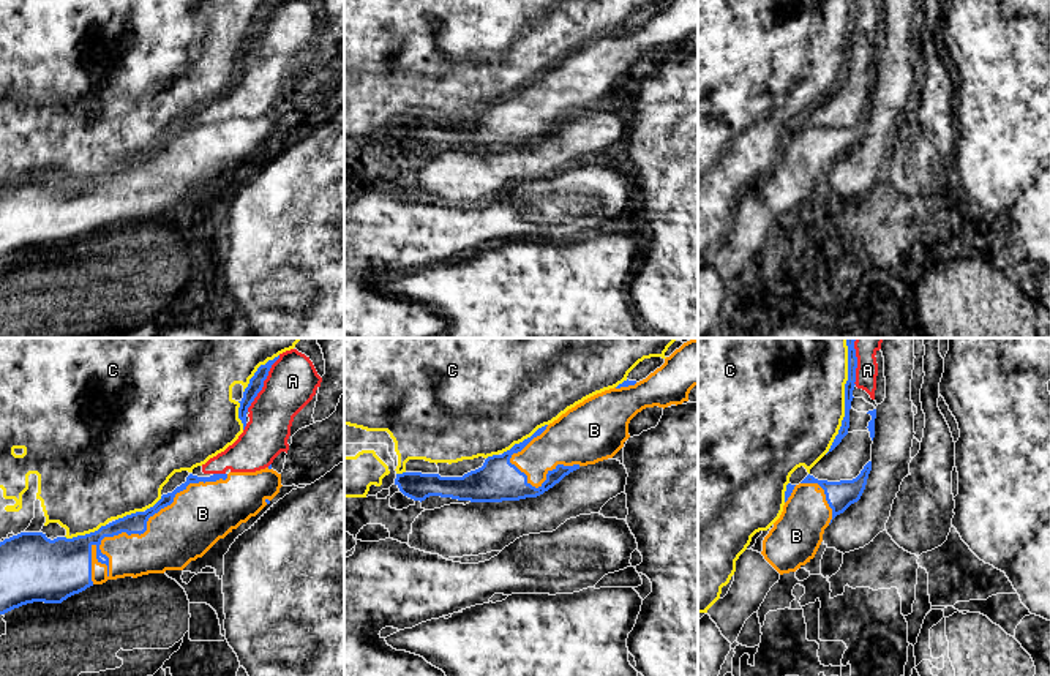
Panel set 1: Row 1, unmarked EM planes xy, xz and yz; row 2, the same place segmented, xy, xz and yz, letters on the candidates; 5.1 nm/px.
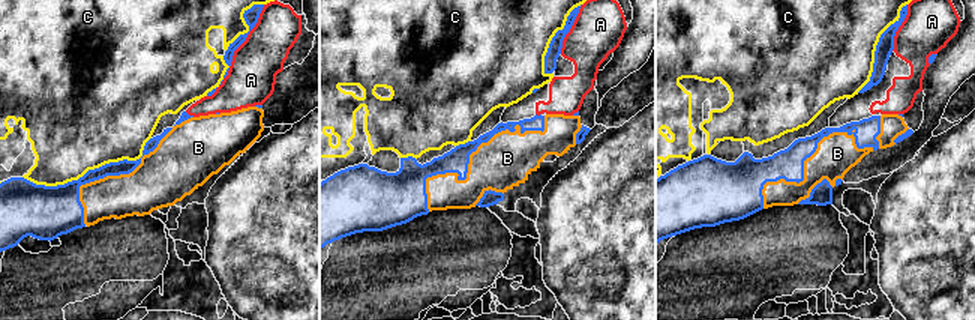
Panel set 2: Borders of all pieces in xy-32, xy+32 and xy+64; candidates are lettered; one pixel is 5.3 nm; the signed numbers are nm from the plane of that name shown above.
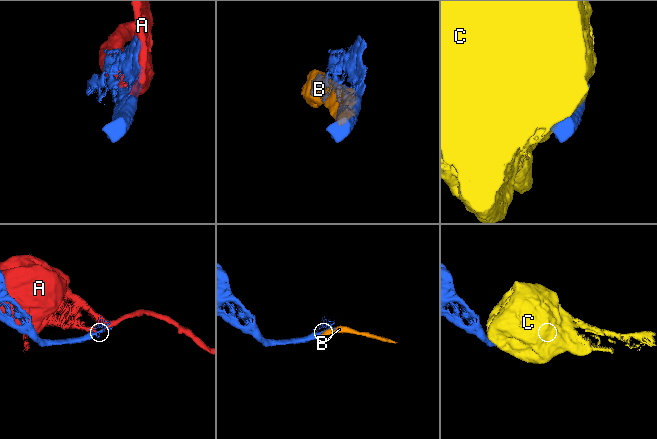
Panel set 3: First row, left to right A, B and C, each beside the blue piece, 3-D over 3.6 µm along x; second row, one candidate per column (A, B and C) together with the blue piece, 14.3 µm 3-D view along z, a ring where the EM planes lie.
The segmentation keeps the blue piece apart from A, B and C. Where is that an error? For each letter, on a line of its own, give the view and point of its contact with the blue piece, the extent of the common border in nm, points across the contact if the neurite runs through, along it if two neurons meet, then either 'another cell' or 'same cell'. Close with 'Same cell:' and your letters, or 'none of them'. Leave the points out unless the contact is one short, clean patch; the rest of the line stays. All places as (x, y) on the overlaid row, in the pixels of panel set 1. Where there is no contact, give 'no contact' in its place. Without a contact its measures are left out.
A: contact xy (262, 384); length 340 nm; another cell
B: contact xy (146, 528); length 900 nm; same cell
C: contact yz (845, 397); length 600 nm; another cell
Same cell: B

